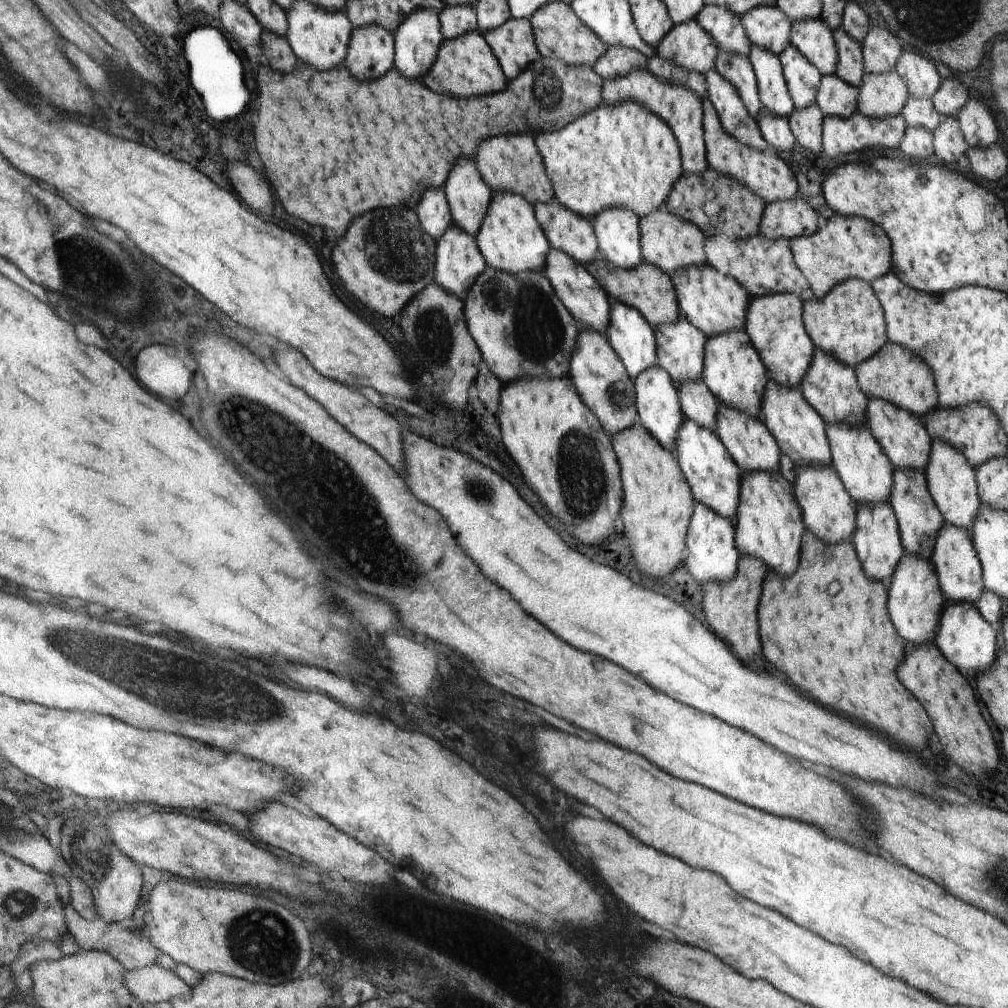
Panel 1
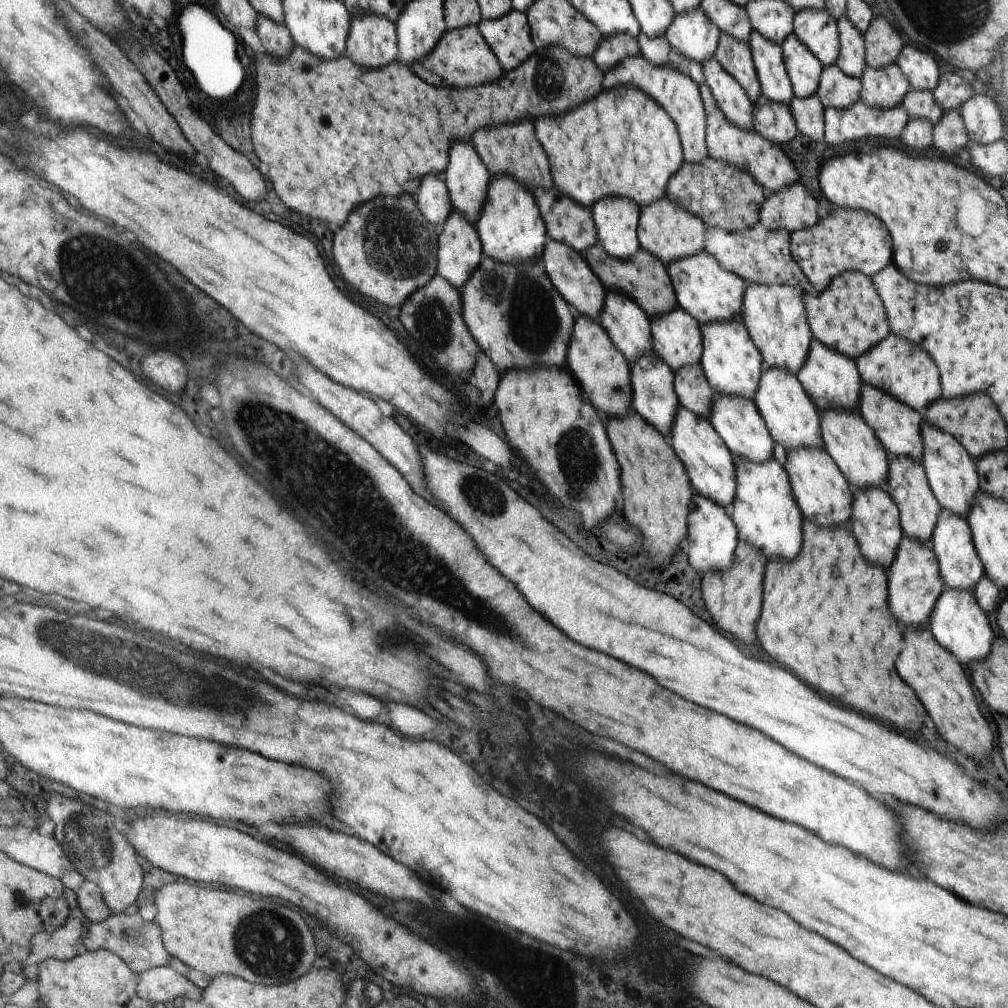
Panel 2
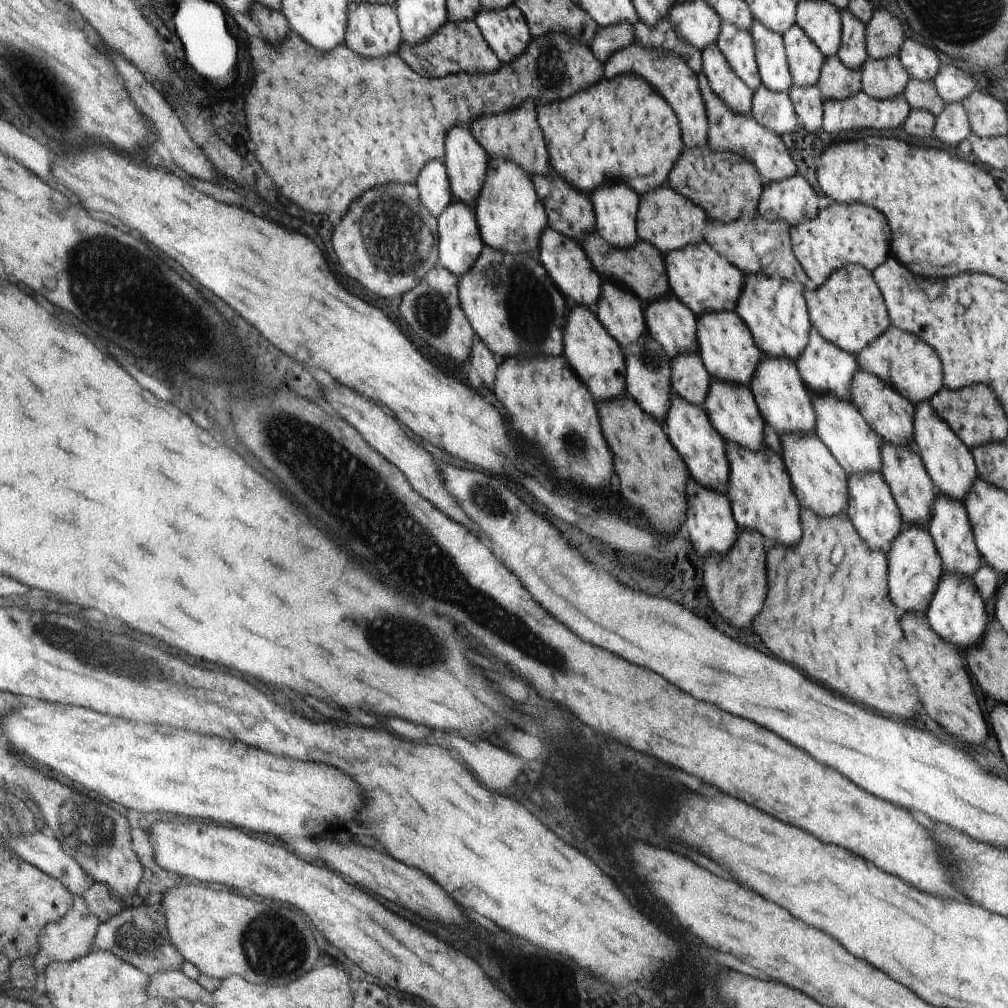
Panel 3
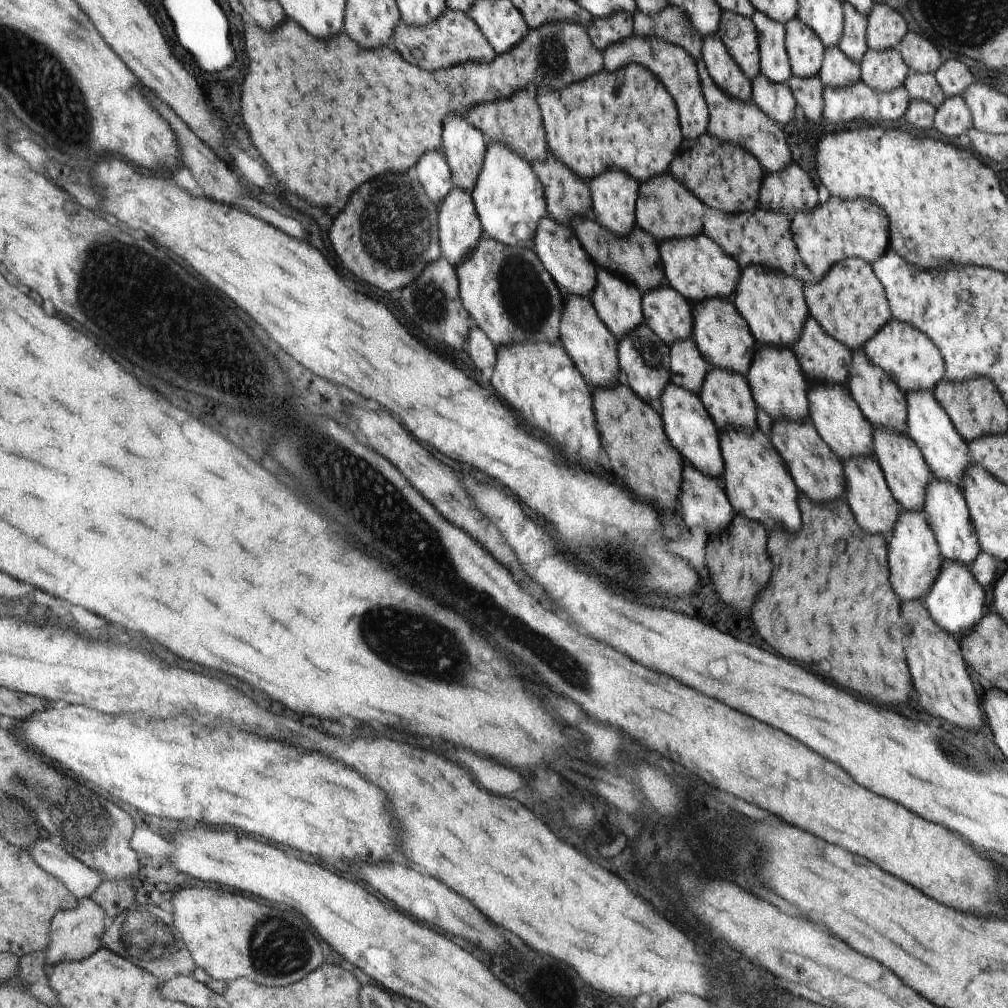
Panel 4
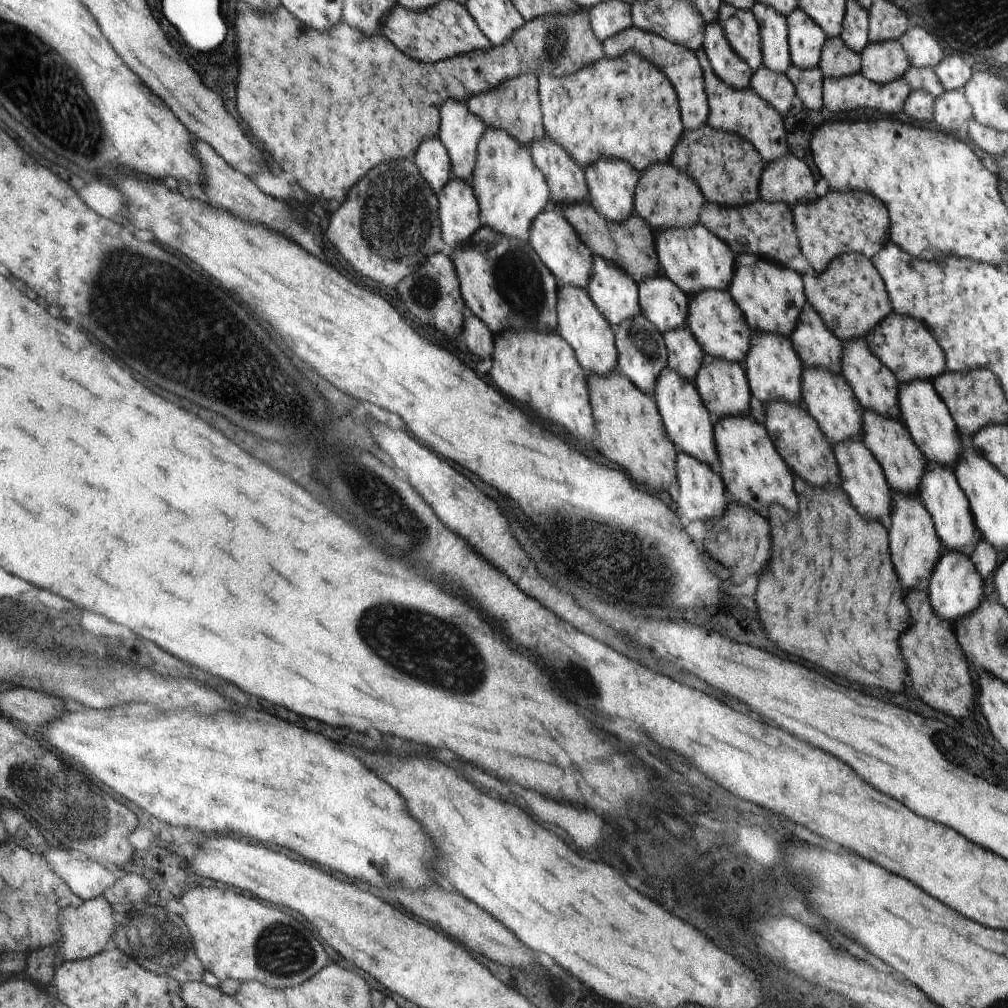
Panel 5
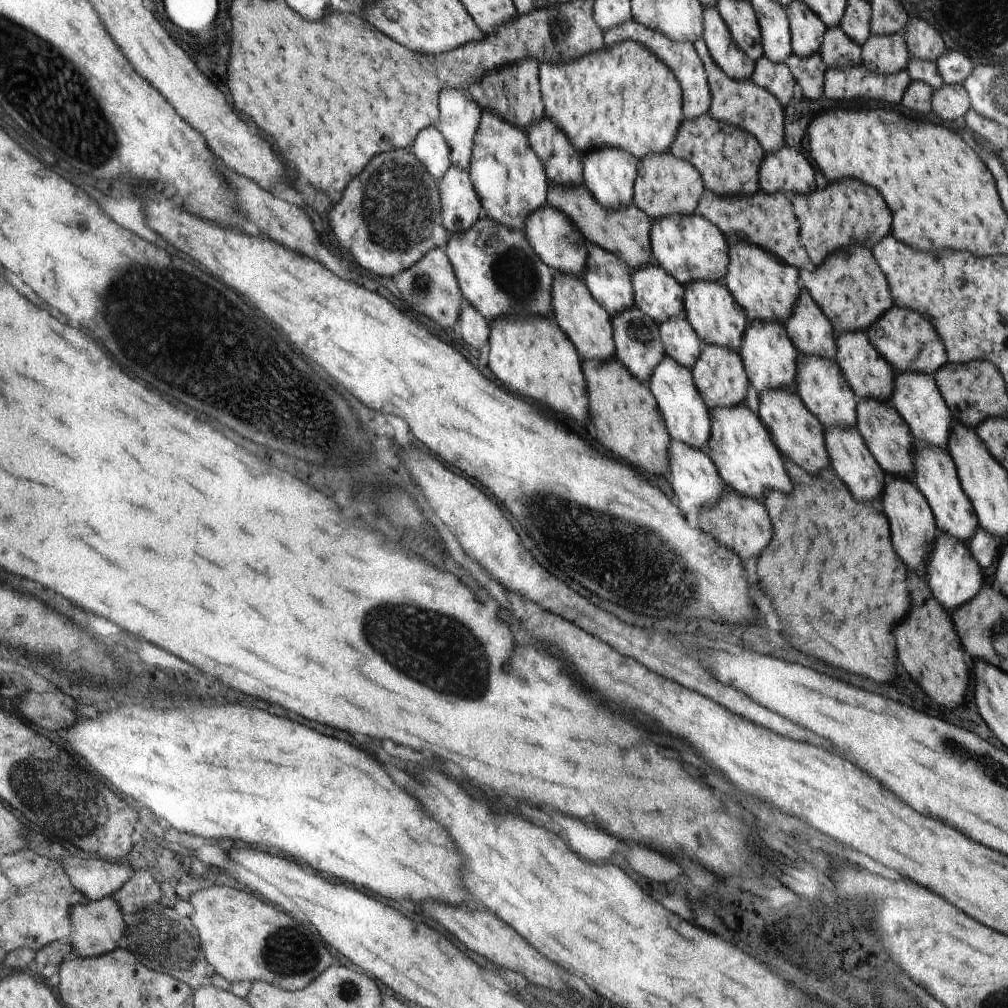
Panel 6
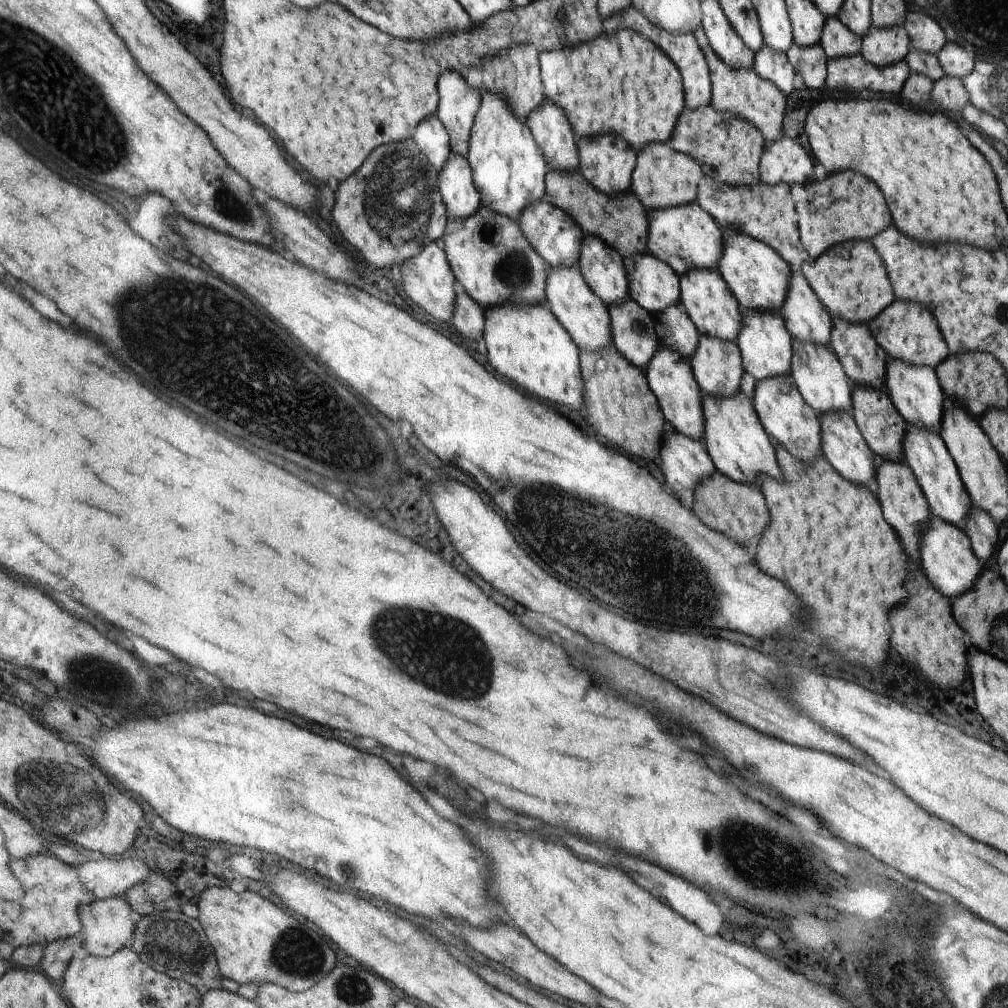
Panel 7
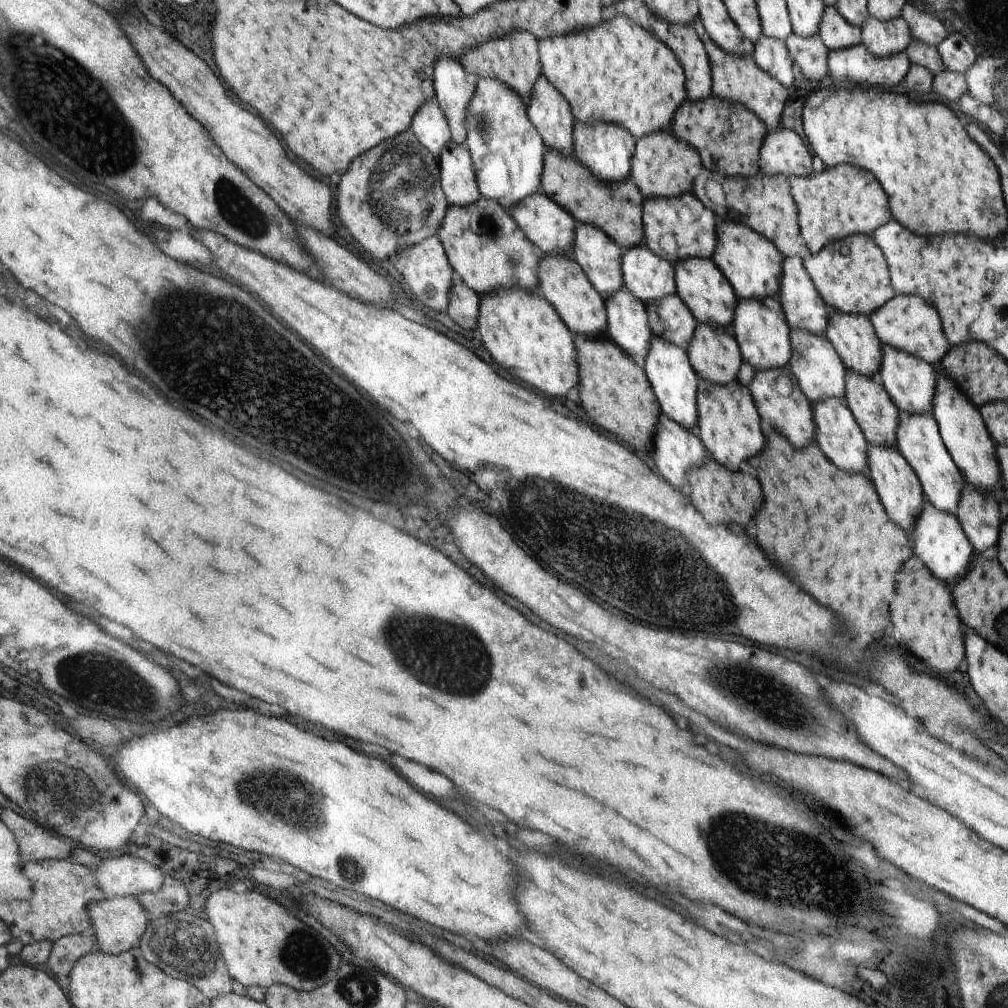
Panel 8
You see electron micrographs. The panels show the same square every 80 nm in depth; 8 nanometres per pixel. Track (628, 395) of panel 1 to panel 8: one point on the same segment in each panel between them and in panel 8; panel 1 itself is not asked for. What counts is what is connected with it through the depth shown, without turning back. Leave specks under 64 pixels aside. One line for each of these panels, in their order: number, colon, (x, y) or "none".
2: (602, 371)
3: (595, 356)
4: (587, 339)
5: (580, 322)
6: (585, 321)
7: (582, 312)
8: (562, 280)

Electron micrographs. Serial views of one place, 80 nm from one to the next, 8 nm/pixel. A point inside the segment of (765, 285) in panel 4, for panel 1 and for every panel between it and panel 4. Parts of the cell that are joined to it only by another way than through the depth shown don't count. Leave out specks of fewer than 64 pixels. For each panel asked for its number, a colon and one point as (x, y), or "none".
1: (776, 326)
2: (775, 315)
3: (775, 311)

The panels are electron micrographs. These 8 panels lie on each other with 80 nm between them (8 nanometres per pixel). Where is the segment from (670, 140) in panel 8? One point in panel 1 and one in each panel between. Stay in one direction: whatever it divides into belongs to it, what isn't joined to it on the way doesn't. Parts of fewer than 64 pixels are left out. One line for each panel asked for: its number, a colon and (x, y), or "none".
1: (668, 242)
2: (672, 233)
3: (667, 220)
4: (666, 209)
5: (666, 196)
6: (666, 185)
7: (663, 177)

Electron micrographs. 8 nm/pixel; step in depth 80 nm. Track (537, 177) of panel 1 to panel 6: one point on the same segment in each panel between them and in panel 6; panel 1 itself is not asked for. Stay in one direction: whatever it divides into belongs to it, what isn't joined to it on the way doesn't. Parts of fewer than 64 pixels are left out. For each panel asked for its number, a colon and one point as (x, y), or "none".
2: (513, 148)
3: (515, 136)
4: (517, 122)
5: (515, 106)
6: (514, 92)

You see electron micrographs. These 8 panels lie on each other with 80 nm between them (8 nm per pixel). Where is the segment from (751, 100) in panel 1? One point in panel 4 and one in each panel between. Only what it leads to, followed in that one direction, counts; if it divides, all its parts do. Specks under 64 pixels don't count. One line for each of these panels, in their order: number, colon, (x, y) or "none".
2: (735, 56)
3: (737, 46)
4: (743, 49)

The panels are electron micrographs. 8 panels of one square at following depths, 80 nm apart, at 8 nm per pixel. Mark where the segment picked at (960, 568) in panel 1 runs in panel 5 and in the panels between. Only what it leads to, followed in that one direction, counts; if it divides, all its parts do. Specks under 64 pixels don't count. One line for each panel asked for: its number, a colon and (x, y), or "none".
2: (961, 568)
3: (950, 528)
4: (945, 507)
5: (940, 492)

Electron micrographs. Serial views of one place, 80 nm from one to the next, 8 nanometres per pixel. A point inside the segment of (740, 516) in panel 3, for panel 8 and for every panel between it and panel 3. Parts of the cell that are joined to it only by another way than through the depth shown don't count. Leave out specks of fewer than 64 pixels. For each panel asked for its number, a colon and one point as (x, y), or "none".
4: (757, 483)
5: (756, 476)
6: (740, 446)
7: (733, 435)
8: (728, 424)

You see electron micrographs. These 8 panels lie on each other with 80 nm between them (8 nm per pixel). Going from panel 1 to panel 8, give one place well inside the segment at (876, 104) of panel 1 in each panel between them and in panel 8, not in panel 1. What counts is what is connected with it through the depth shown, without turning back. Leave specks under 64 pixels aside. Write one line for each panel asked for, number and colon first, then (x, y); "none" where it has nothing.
2: (885, 87)
3: (883, 79)
4: (885, 70)
5: (882, 62)
6: (881, 54)
7: (880, 46)
8: (883, 38)

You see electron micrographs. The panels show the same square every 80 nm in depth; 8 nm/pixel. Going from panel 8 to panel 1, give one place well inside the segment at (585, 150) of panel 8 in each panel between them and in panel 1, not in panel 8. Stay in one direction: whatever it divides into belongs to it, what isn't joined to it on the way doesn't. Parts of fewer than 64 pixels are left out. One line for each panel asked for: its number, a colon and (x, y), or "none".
1: (618, 230)
2: (618, 219)
3: (617, 205)
4: (615, 195)
5: (612, 183)
6: (610, 175)
7: (607, 163)

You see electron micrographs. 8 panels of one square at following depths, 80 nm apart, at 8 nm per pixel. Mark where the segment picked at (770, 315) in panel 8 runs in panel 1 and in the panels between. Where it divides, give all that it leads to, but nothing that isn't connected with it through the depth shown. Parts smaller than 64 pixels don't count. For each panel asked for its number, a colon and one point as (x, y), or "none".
1: (797, 427)
2: (794, 420)
3: (783, 398)
4: (778, 383)
5: (775, 370)
6: (771, 357)
7: (766, 343)

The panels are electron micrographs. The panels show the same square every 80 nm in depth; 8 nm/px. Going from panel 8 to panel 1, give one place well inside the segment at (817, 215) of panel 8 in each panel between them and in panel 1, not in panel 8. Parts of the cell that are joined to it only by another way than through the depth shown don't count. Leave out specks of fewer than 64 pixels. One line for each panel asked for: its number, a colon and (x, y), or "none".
1: (847, 246)
2: (855, 240)
3: (842, 233)
4: (838, 230)
5: (840, 222)
6: (844, 214)
7: (846, 206)

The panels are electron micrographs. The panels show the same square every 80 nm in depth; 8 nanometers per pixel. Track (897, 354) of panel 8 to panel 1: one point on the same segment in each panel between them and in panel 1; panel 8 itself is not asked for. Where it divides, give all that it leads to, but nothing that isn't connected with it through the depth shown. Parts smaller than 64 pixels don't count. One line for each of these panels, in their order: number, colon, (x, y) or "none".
1: (951, 478)
2: (952, 473)
3: (950, 464)
4: (946, 452)
5: (922, 410)
6: (917, 397)
7: (915, 390)

